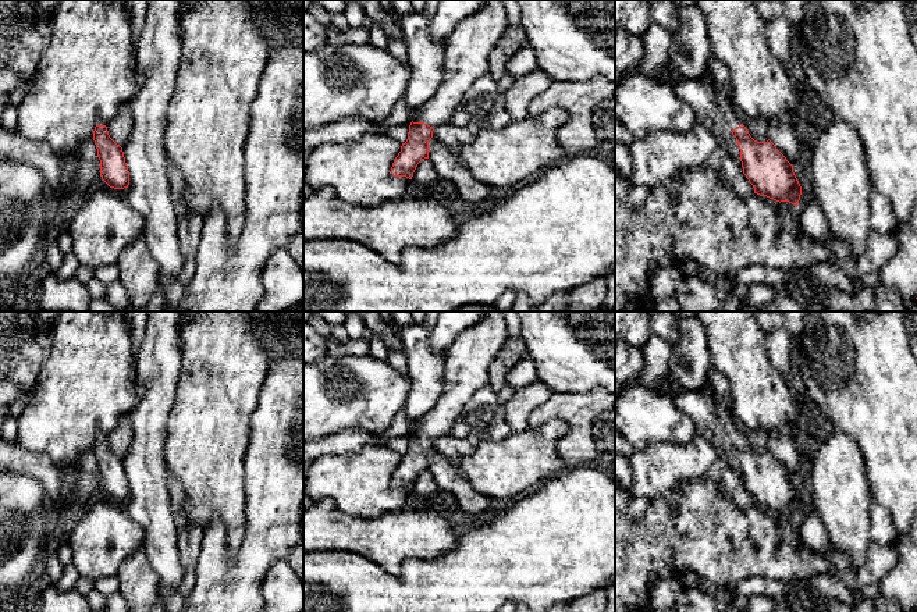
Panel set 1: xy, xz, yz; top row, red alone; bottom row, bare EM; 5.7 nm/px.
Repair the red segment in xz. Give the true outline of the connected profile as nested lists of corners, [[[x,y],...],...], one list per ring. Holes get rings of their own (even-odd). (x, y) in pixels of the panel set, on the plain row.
[[[488,312],[447,349],[442,392],[436,405],[413,426],[408,451],[391,478],[394,488],[412,491],[417,476],[429,470],[429,452],[434,440],[451,434],[466,402],[488,385],[488,367],[507,341],[502,312]]]

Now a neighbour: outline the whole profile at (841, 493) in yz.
[[[843,431],[828,433],[818,448],[811,470],[813,506],[824,523],[831,547],[850,558],[852,570],[859,570],[867,558],[870,538],[870,506],[874,502],[859,445]]]

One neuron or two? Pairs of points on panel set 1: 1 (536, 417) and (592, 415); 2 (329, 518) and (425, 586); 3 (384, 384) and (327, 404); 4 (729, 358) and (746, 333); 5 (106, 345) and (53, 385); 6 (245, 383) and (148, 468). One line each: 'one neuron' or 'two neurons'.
1: one neuron
2: two neurons
3: one neuron
4: one neuron
5: one neuron
6: two neurons

